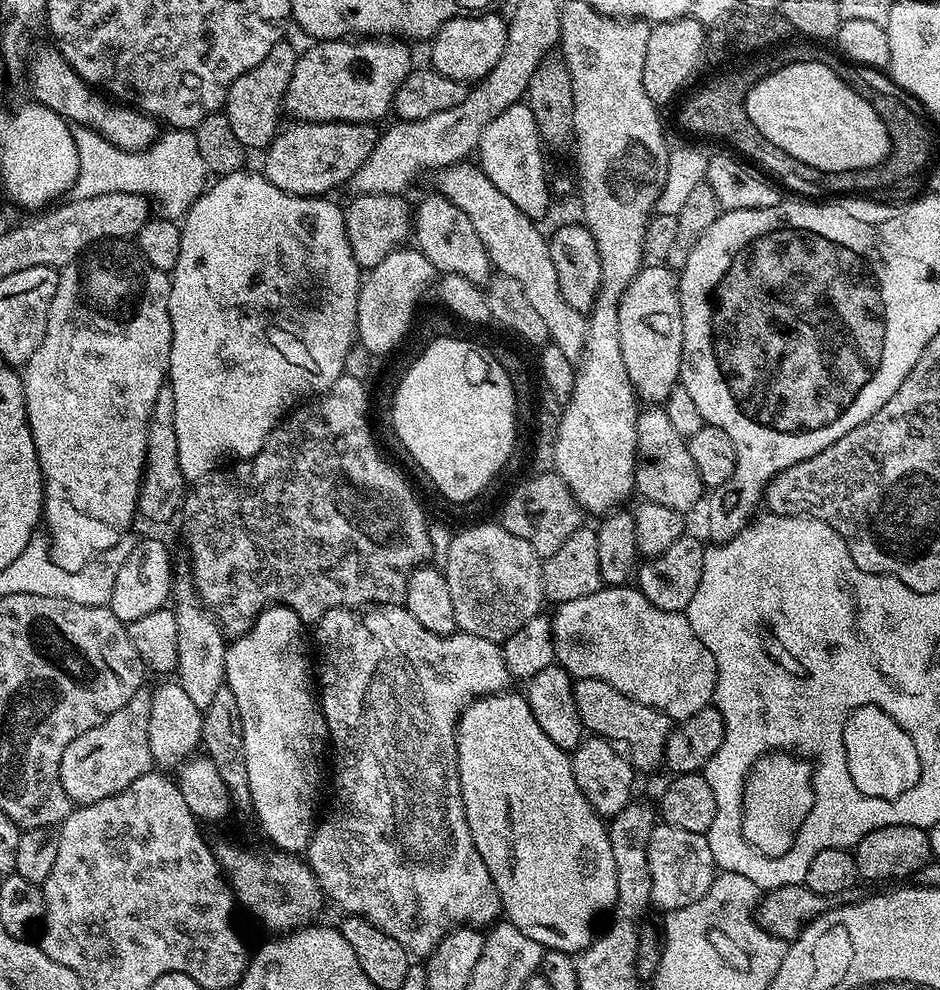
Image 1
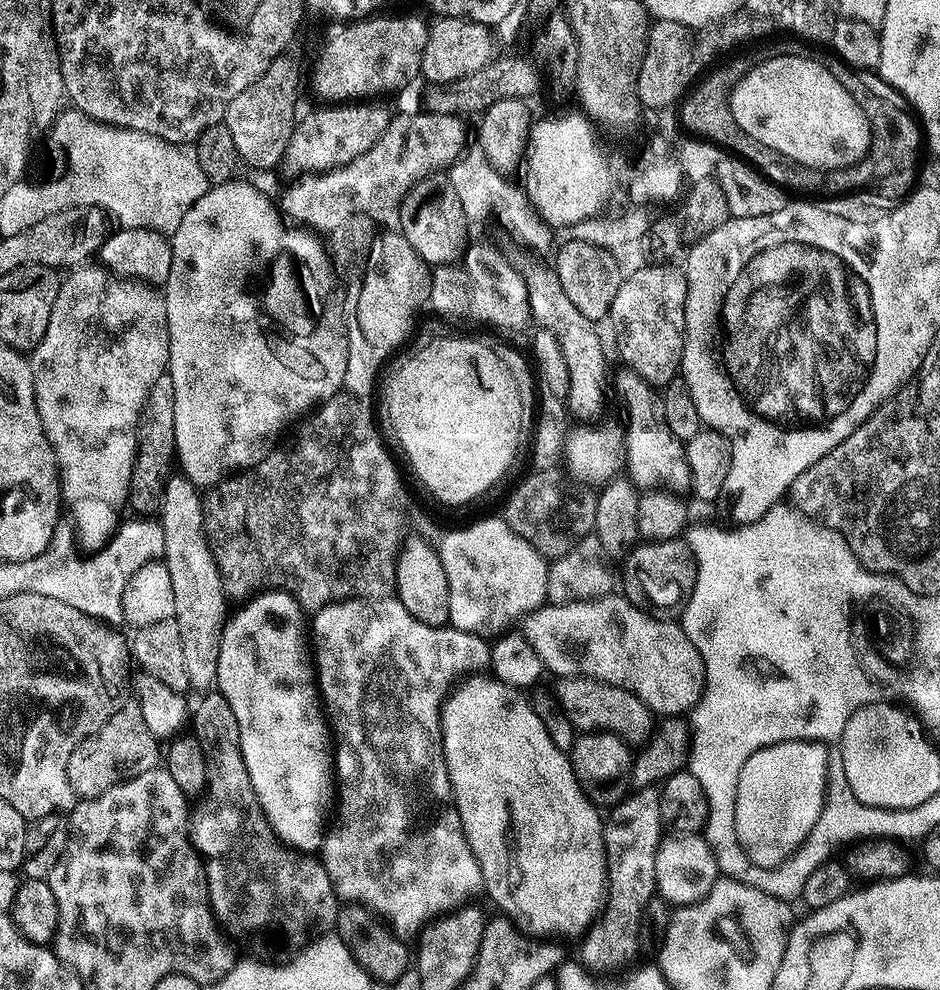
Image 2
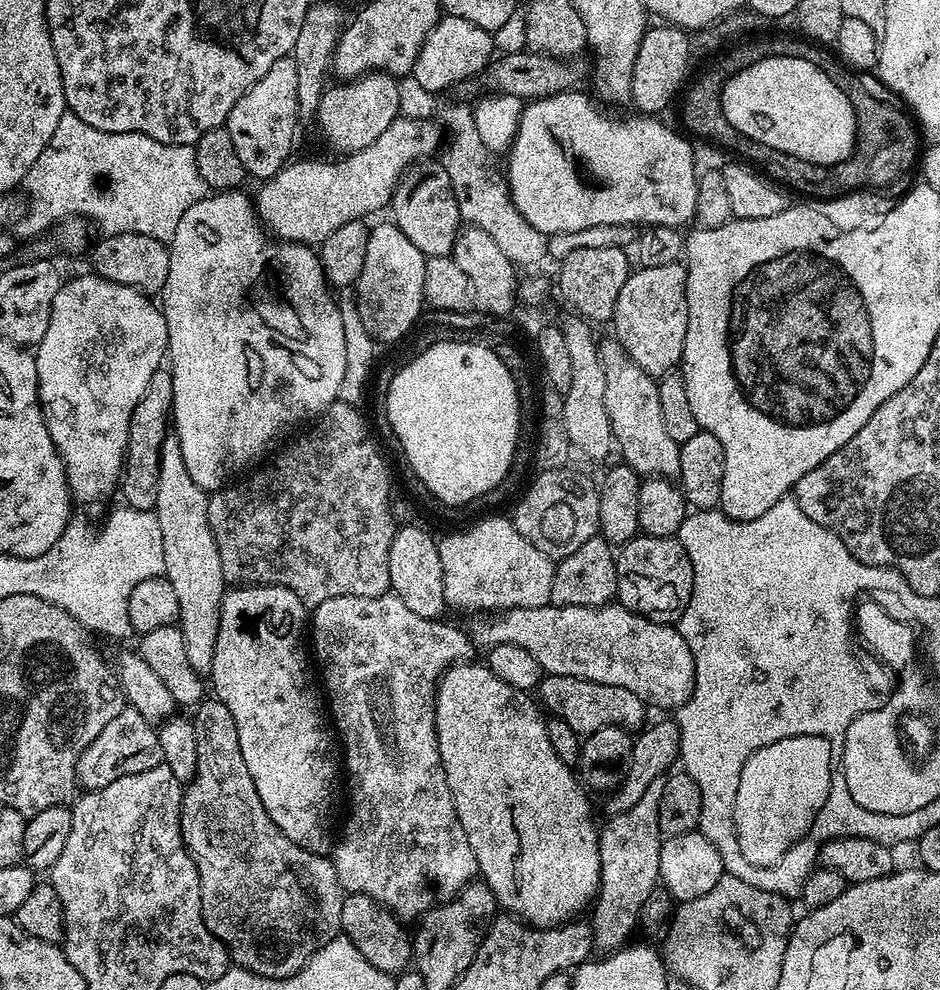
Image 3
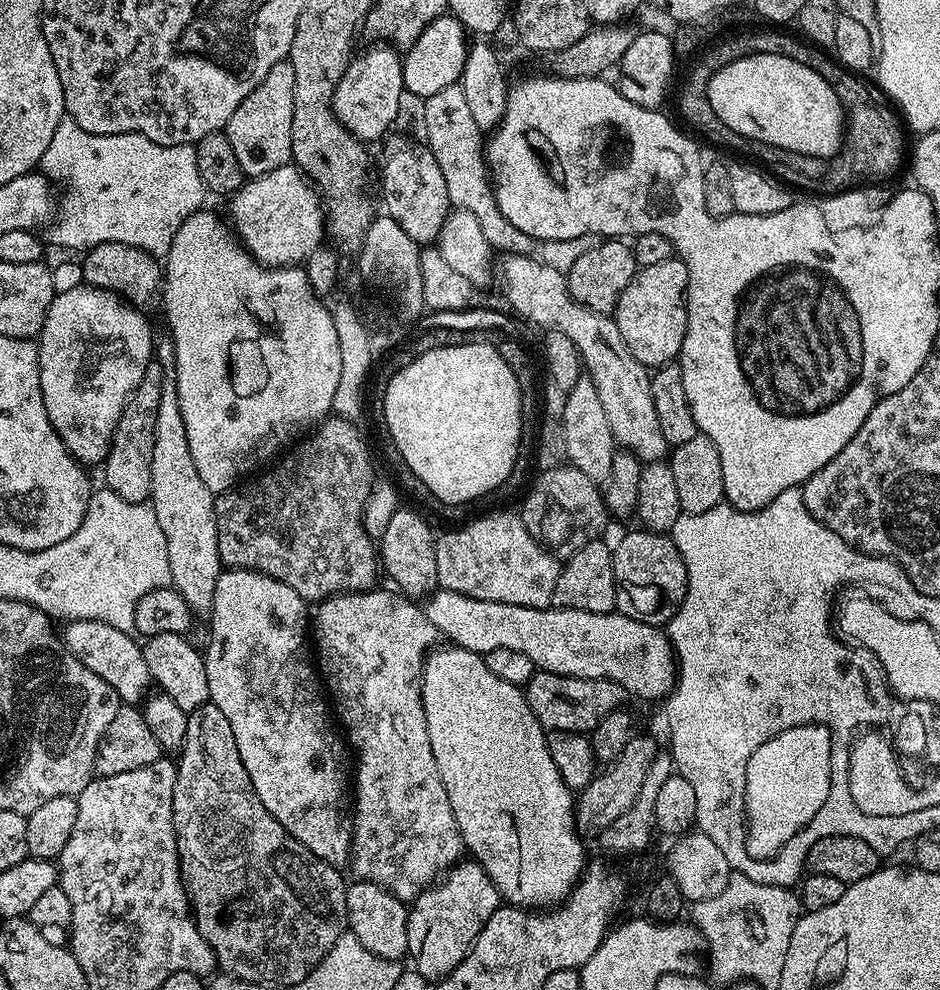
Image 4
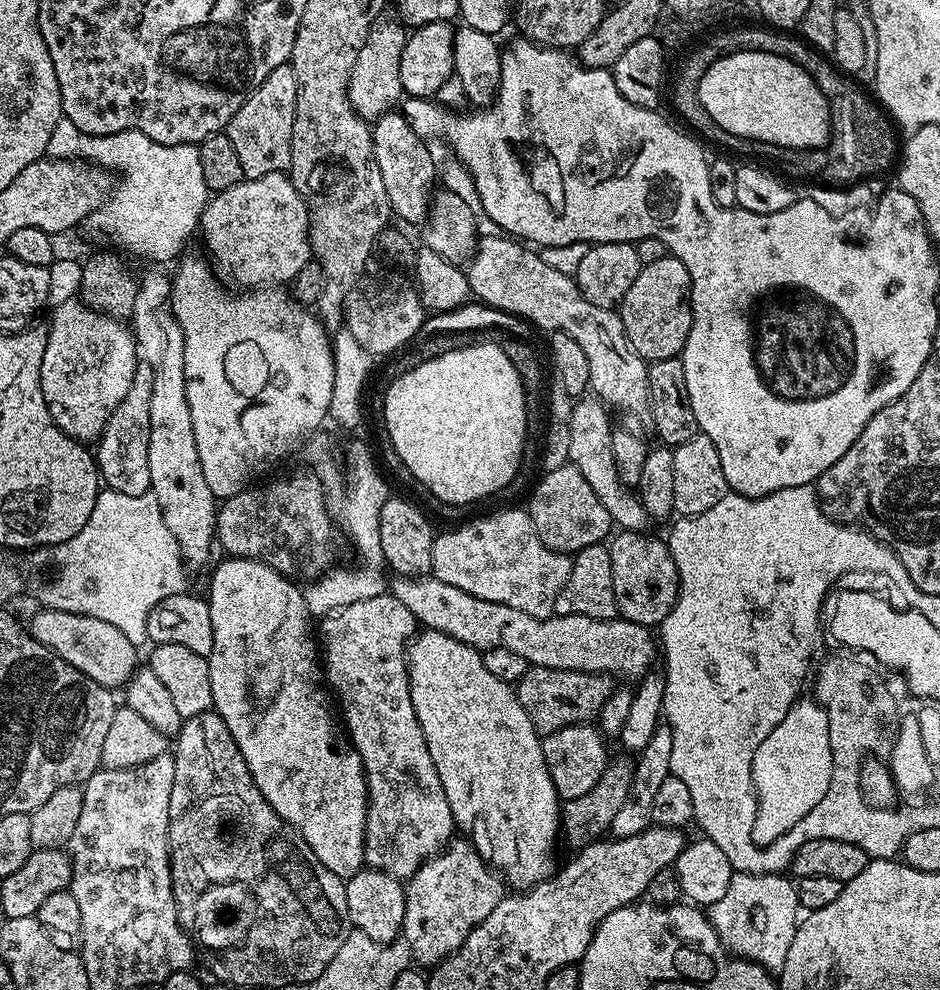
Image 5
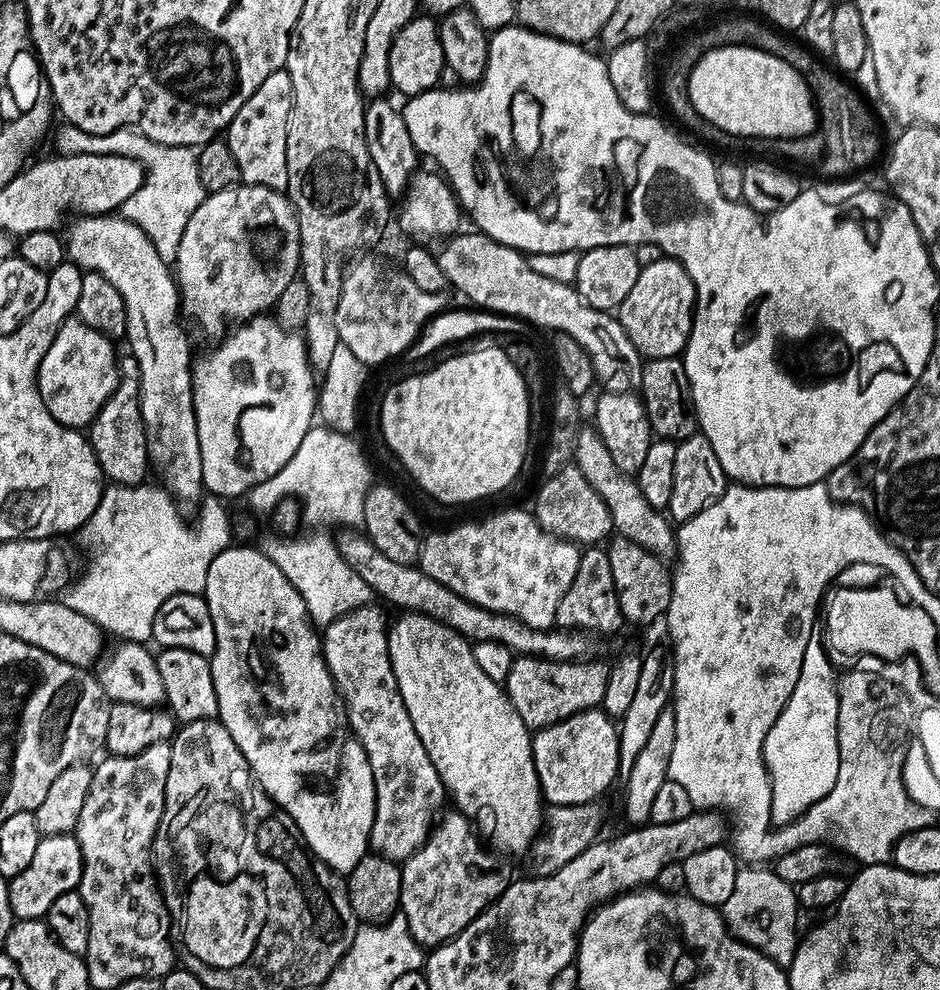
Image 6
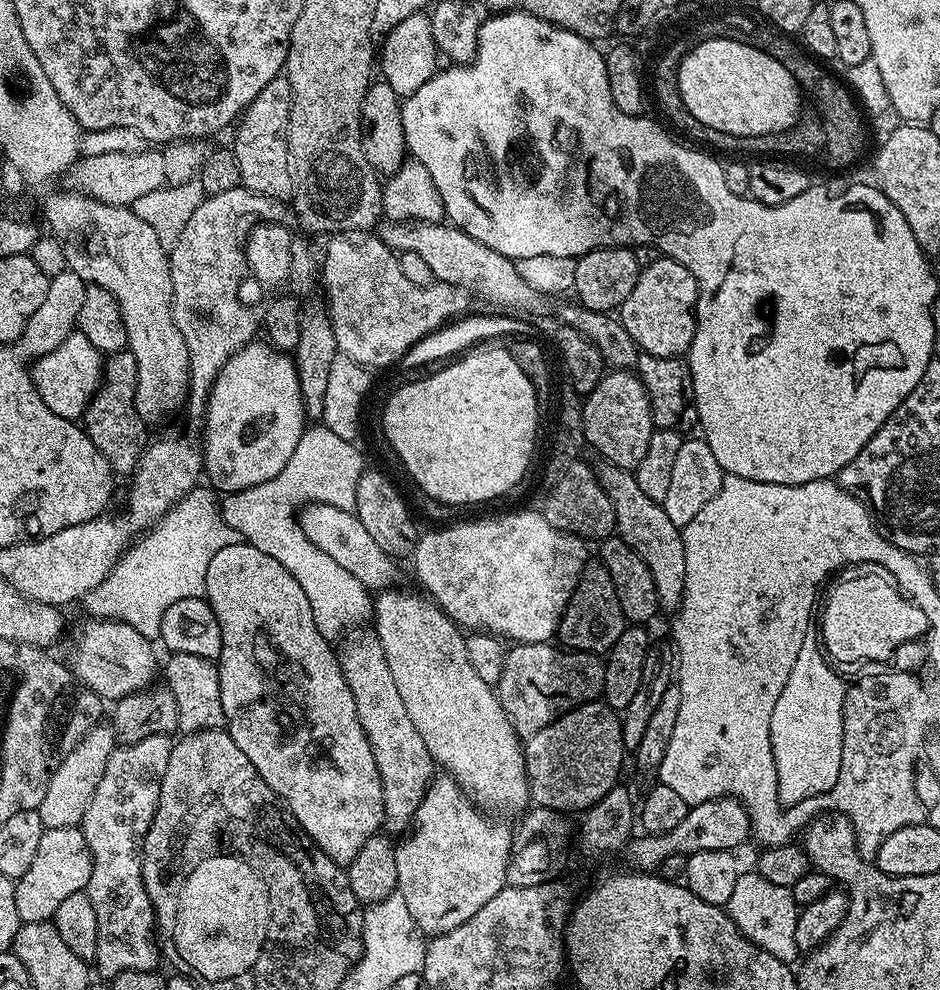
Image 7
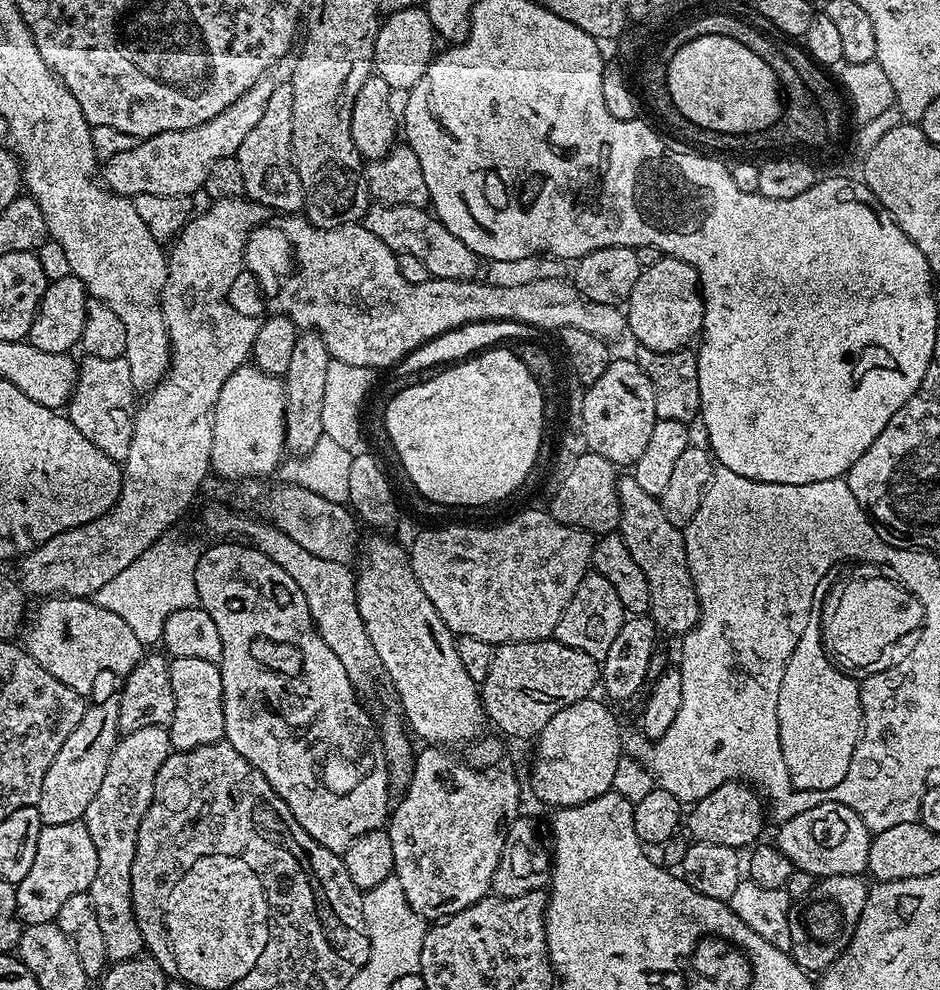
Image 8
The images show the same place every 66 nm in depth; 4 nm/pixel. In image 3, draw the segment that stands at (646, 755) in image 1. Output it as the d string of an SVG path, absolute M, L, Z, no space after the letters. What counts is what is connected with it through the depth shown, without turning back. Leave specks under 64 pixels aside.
M548 674L541 679L538 700L545 709L548 707L552 714L564 720L566 726L570 726L570 730L574 730L581 737L589 736L594 730L606 726L640 730L646 724L644 701L638 698L638 694L634 694L622 686L606 686L602 682Z

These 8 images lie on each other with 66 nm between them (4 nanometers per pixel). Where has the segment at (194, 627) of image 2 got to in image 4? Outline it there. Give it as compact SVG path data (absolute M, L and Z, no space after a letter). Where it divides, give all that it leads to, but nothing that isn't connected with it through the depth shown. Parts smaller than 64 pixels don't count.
M165 379L162 386L162 399L158 402L158 419L154 422L154 462L150 462L150 482L152 495L150 503L162 526L166 538L166 554L170 558L171 587L192 607L193 613L211 613L214 590L222 571L218 554L218 530L216 529L216 501L214 493L202 482L202 477L190 458L190 442L186 442L186 422L182 422L182 408L178 402L175 379Z

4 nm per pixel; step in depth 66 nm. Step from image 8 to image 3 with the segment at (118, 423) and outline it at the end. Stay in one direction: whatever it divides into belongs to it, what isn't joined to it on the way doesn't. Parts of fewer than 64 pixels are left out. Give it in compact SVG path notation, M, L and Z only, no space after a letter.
M161 366L146 382L146 394L134 406L134 414L130 418L128 431L128 447L124 454L124 471L118 485L124 491L123 503L139 512L150 512L156 507L158 498L158 474L160 473L160 455L162 442L170 435L170 413L174 398L174 382L172 373L167 367Z

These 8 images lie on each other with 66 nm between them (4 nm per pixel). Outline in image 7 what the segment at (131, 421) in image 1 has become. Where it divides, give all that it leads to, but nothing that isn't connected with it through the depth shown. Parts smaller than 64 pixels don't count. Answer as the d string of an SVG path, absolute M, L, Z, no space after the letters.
M78 330L71 332L62 346L39 357L30 368L32 381L42 402L46 402L46 406L50 406L50 410L54 410L54 414L64 420L74 421L83 417L92 396L99 390L103 370L101 352L90 344L90 338L86 338Z

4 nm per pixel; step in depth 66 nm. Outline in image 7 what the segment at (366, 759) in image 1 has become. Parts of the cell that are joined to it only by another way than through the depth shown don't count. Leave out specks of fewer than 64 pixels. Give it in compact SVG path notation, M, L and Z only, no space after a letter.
M371 631L359 632L349 635L339 645L340 666L358 706L358 722L362 722L362 730L366 730L370 750L374 750L384 803L383 827L389 828L389 833L403 833L432 785L434 761L430 750L426 750L426 742L422 742L422 734L414 730L414 722L410 722L410 714L406 714L402 694L398 694L394 686L394 674L390 674L390 666L386 666L378 638Z

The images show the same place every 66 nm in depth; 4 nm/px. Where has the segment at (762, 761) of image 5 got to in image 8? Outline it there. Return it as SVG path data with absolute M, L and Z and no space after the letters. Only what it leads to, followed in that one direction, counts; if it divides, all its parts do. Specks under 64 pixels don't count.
M815 592L814 602L811 609L808 611L806 627L802 630L802 637L798 640L797 646L794 648L794 653L791 654L789 662L786 664L786 671L783 674L781 689L778 692L778 724L779 724L779 740L780 749L783 752L783 758L786 759L788 768L789 783L797 791L822 792L829 793L834 786L840 785L845 780L846 774L849 772L850 760L862 731L862 706L860 698L860 687L857 679L854 680L844 674L840 669L836 668L832 662L833 659L829 656L826 644L823 640L823 625L822 619L824 616L824 608L822 612L822 604L827 601L828 596L824 592Z

